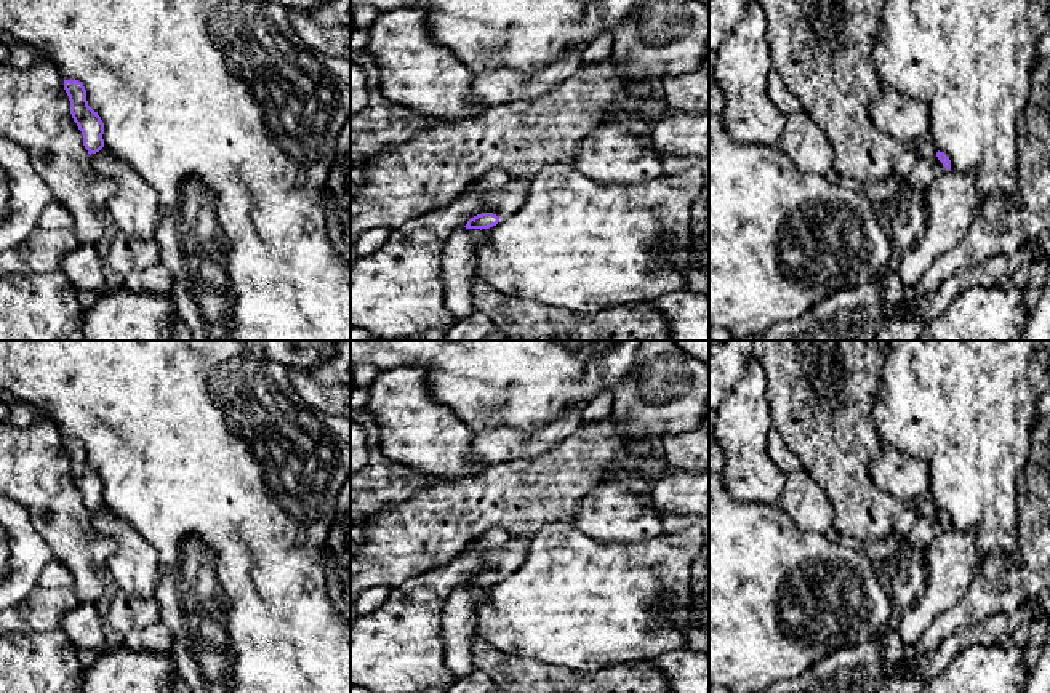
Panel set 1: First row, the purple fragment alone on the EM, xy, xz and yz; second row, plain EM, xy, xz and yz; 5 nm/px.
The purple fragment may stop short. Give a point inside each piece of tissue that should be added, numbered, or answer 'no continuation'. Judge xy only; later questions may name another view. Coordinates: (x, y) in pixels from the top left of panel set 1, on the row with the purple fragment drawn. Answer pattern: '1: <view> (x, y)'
no continuation

